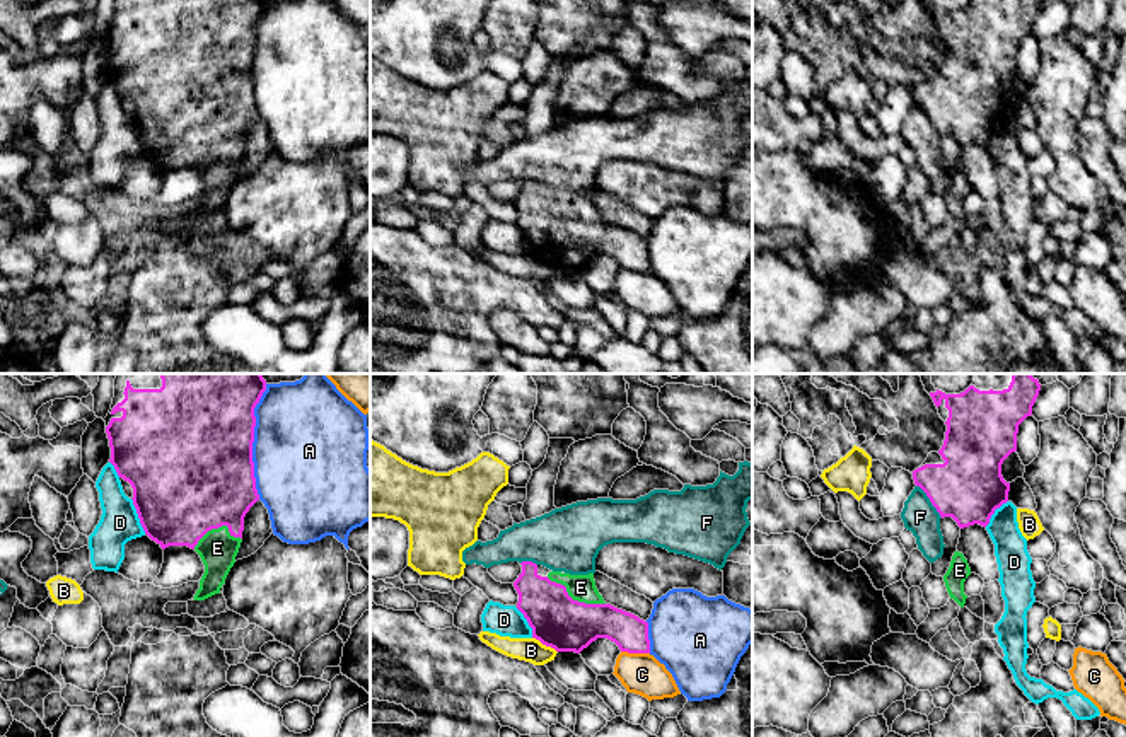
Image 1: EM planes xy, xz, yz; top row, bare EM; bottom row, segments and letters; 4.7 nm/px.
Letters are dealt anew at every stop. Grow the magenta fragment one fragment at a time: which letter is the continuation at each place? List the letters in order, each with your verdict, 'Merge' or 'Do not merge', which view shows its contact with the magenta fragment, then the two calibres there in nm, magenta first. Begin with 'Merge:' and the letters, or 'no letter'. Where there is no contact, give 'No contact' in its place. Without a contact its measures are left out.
Merge: E
A: Do not merge. Touches magenta in xy. Thickness 500 nm (magenta) against 500 nm
B: Do not merge. Touches magenta in xz. Thickness 260 nm (magenta) against 110 nm
C: Do not merge. Touches magenta in xz. Thickness 170 nm (magenta) against 190 nm
D: Do not merge. Touches magenta in xy. Thickness 480 nm (magenta) against 180 nm
E: Merge. Touches magenta in xz. Thickness 260 nm (magenta) against 130 nm
F: Do not merge. Touches magenta in yz. Thickness 320 nm (magenta) against 160 nm

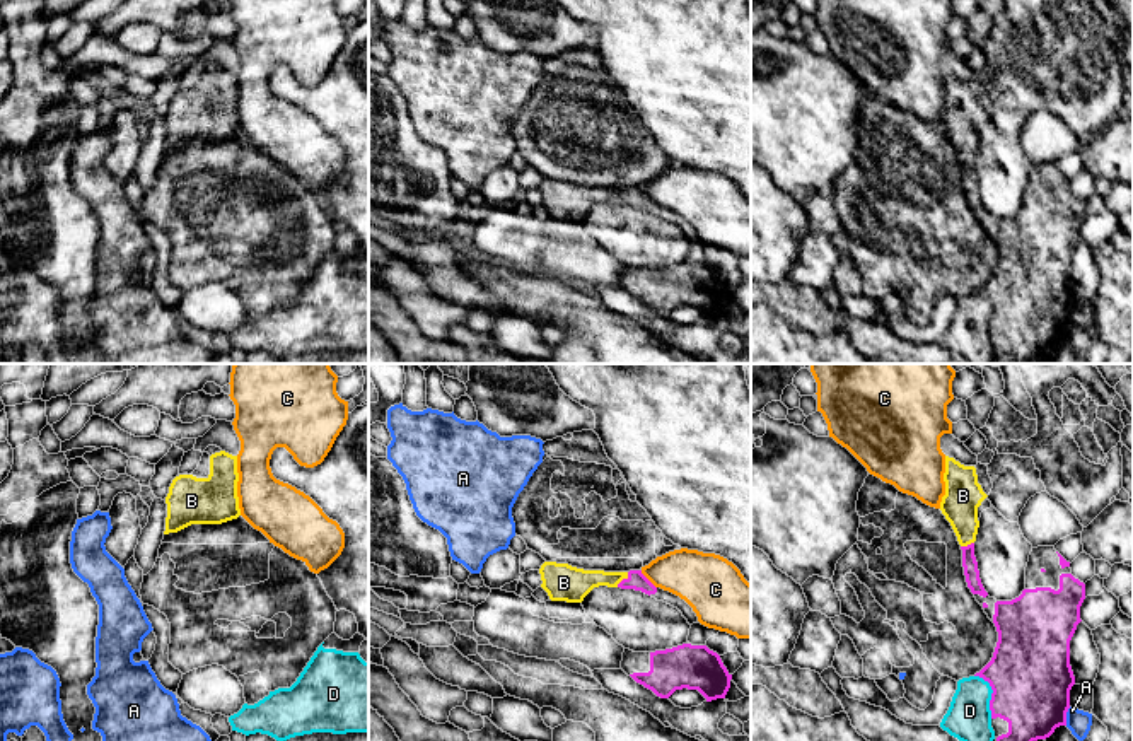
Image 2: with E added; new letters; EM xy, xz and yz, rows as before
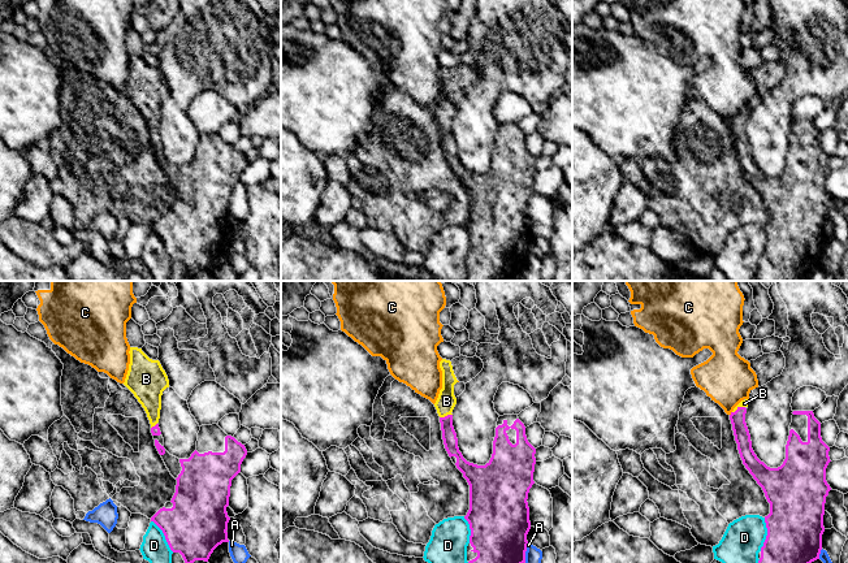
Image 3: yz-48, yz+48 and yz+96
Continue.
Merge: B
A: Do not merge. Touches magenta in yz. Thickness 380 nm (magenta) against 110 nm
B: Merge. Touches magenta in xz. Thickness 90 nm (magenta) against 170 nm
C: Do not merge. Touches magenta in xz. Thickness 90 nm (magenta) against 240 nm
D: Do not merge. Touches magenta in yz. Thickness 380 nm (magenta) against 200 nm

